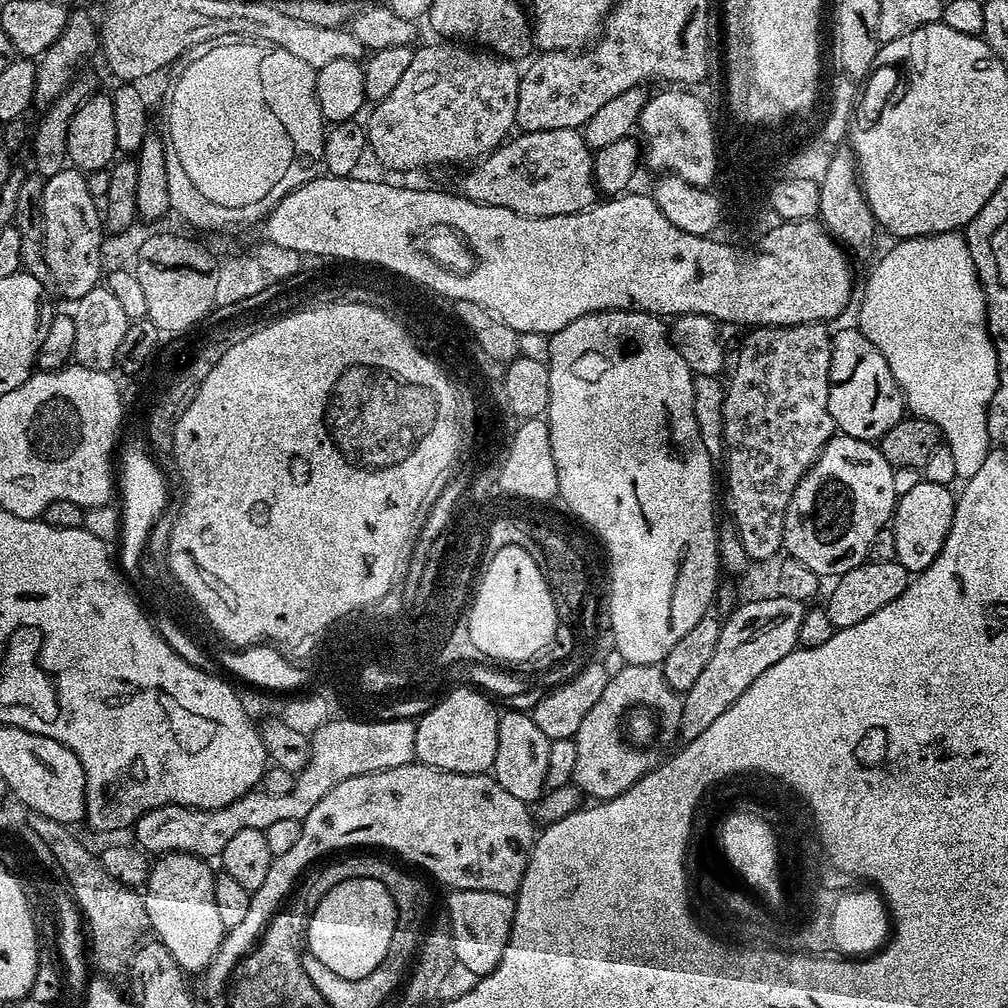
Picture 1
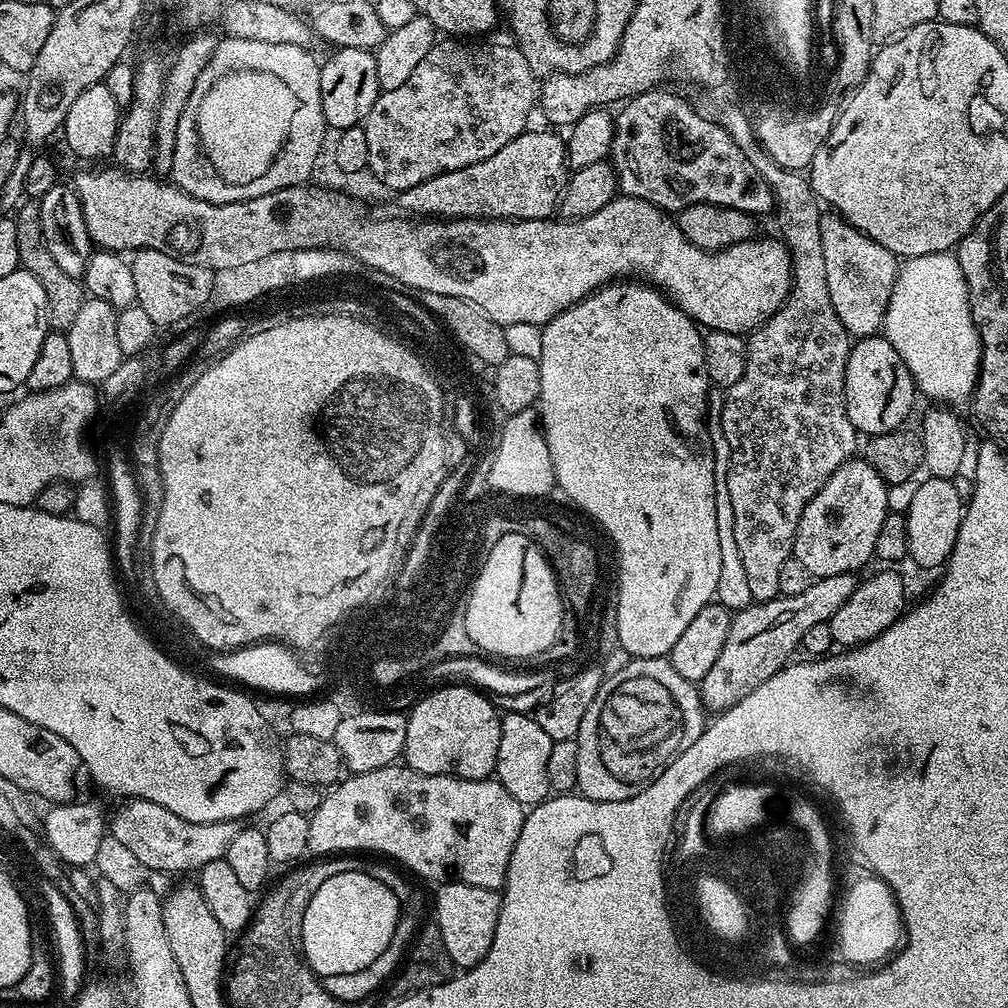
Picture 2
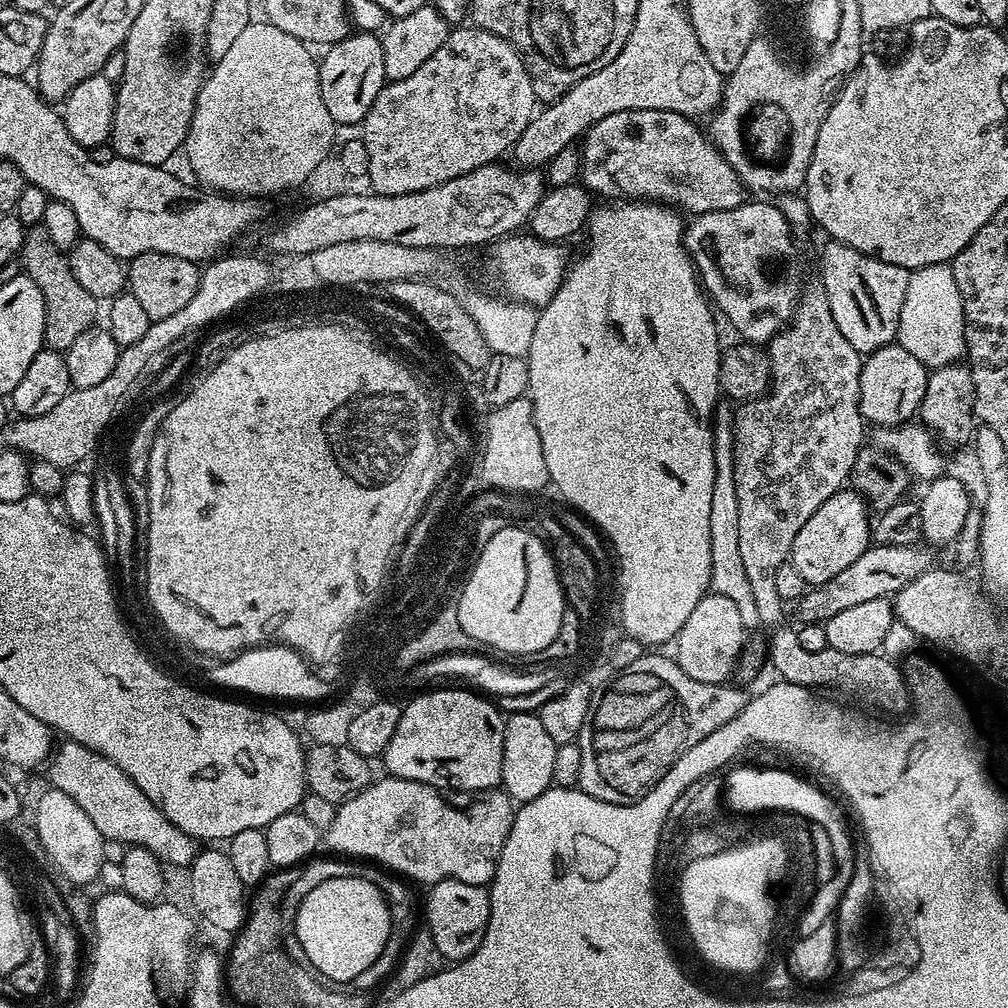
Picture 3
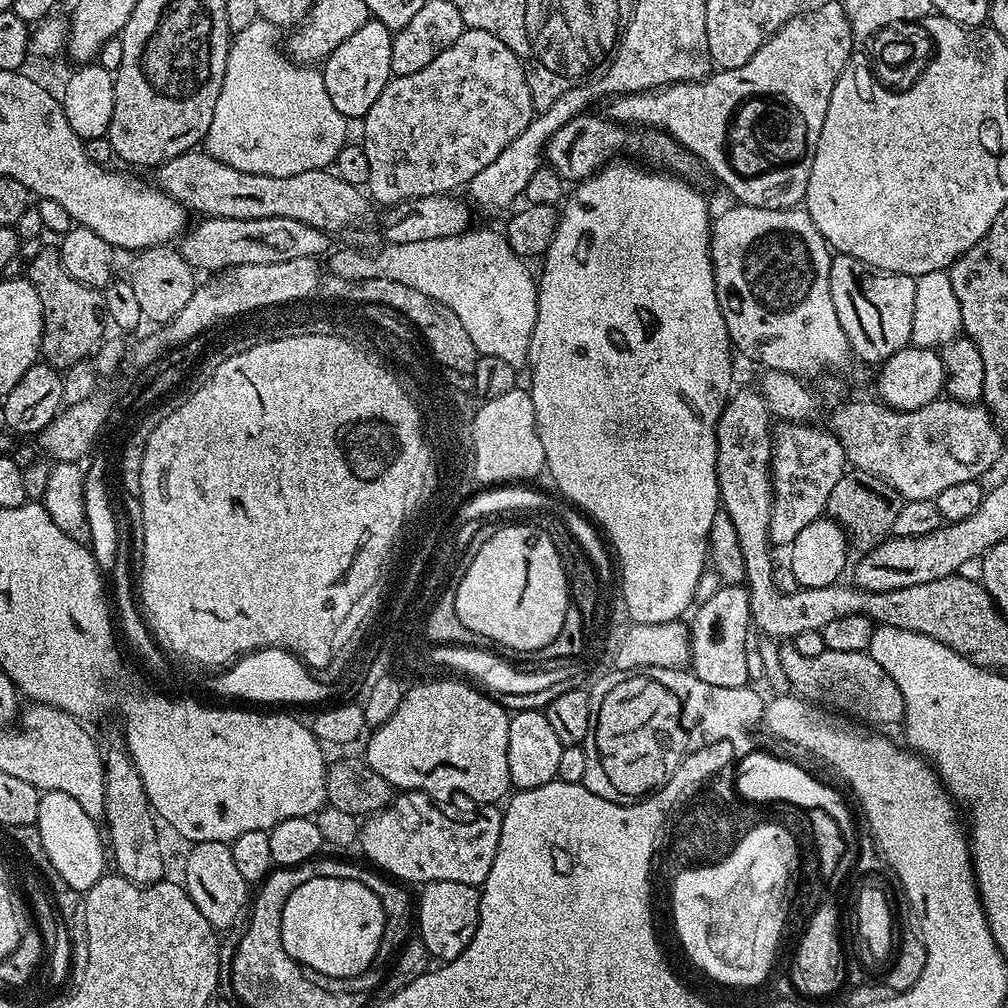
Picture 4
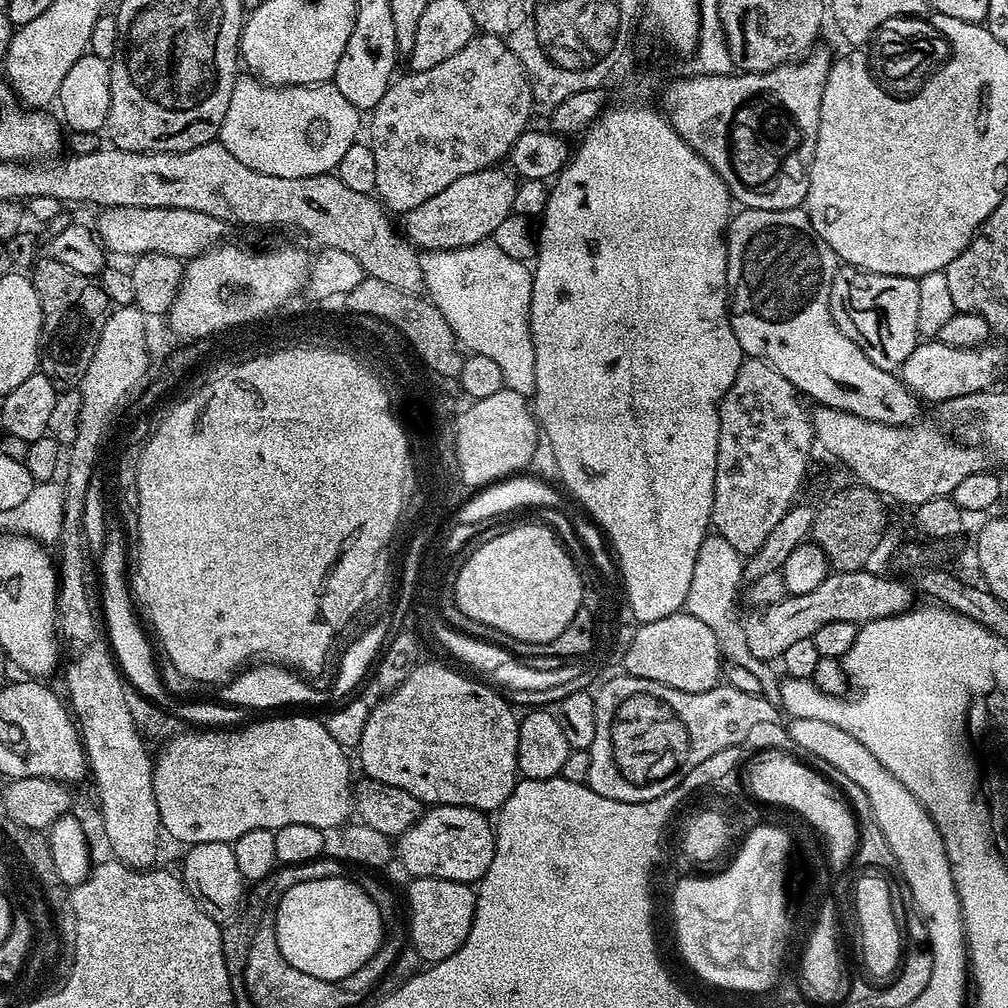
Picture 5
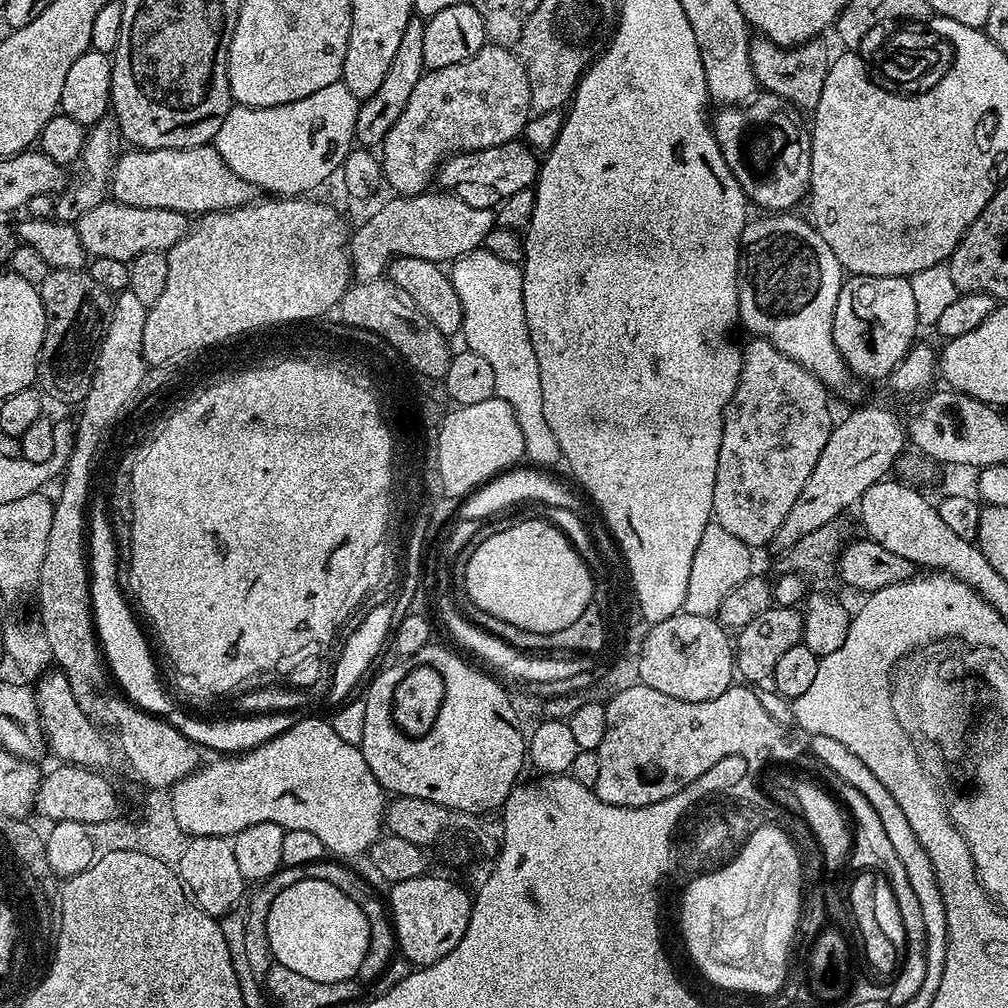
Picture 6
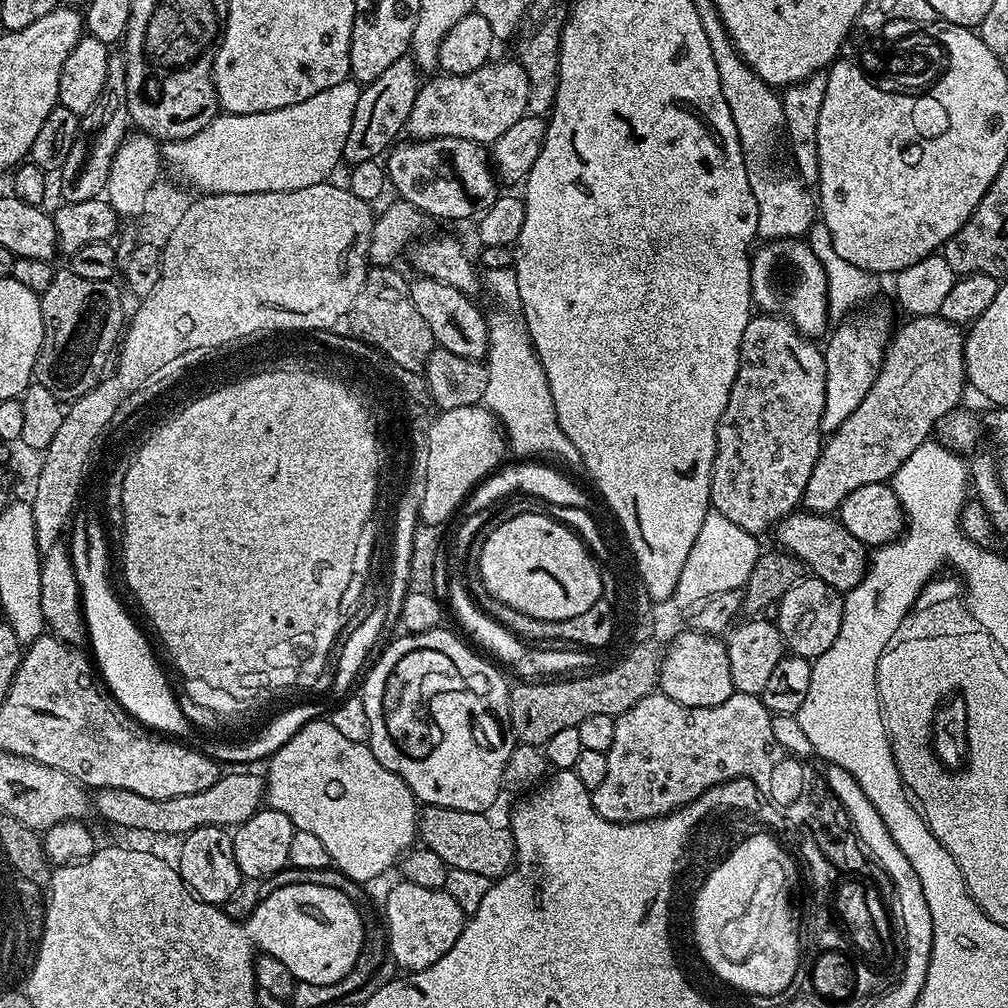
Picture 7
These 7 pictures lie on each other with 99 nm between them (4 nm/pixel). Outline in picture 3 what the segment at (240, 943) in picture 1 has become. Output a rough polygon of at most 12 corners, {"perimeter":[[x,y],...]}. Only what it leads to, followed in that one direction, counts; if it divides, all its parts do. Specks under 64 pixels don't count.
{"perimeter":[[389,775],[337,807],[333,853],[424,886],[491,885],[507,792],[455,808]]}

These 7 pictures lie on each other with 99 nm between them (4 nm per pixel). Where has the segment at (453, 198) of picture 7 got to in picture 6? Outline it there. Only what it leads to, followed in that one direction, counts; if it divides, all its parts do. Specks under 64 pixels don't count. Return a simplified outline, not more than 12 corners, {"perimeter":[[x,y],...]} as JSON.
{"perimeter":[[519,139],[457,152],[438,169],[443,191],[495,209],[532,188],[537,153]]}

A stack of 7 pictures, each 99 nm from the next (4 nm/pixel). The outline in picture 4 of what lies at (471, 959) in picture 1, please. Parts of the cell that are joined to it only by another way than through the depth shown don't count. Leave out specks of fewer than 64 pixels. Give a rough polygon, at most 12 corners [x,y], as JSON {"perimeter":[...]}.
{"perimeter":[[441,880],[419,891],[418,937],[447,962],[478,930],[480,892]]}

